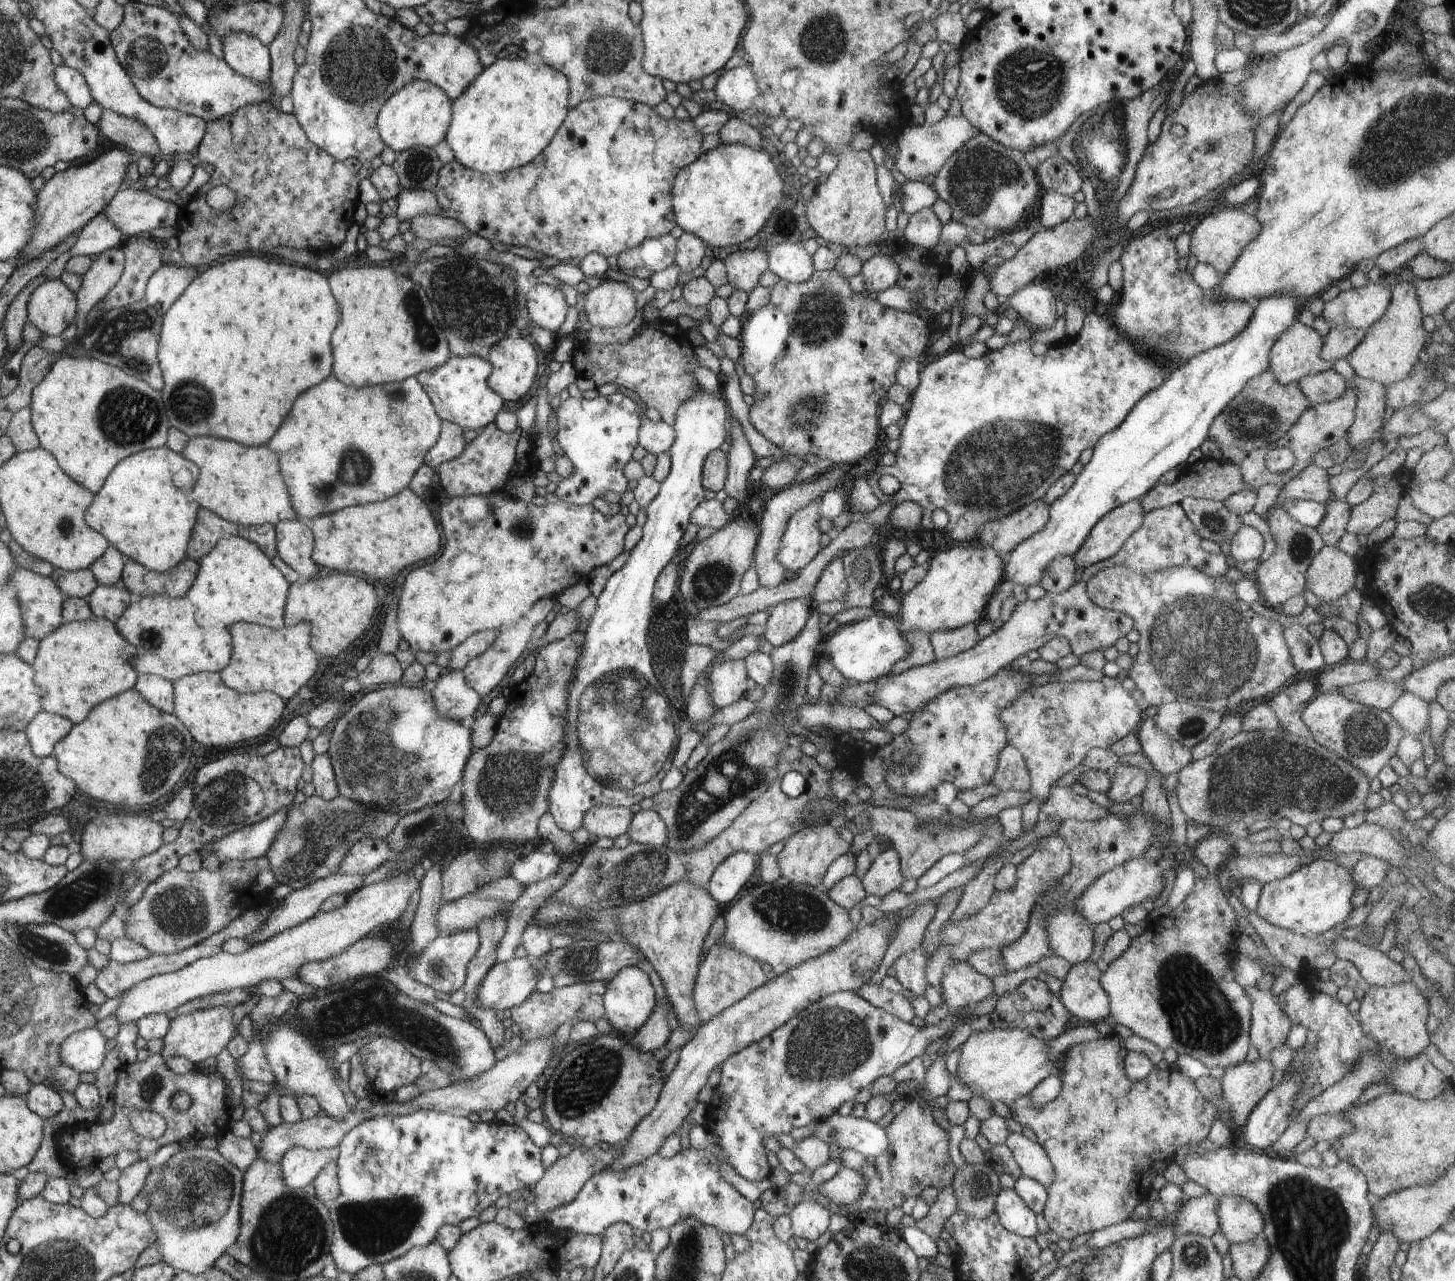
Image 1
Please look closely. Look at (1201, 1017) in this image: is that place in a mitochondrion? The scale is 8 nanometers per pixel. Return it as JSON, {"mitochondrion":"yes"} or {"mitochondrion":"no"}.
{"mitochondrion":"yes"}

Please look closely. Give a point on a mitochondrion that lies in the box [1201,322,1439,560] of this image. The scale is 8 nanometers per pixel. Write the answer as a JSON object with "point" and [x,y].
{"point":[1253,421]}

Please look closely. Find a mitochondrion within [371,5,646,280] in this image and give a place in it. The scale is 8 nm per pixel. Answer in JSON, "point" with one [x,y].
{"point":[607,52]}

